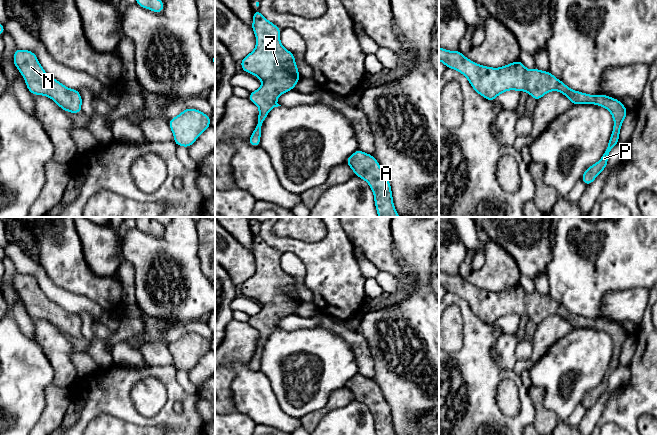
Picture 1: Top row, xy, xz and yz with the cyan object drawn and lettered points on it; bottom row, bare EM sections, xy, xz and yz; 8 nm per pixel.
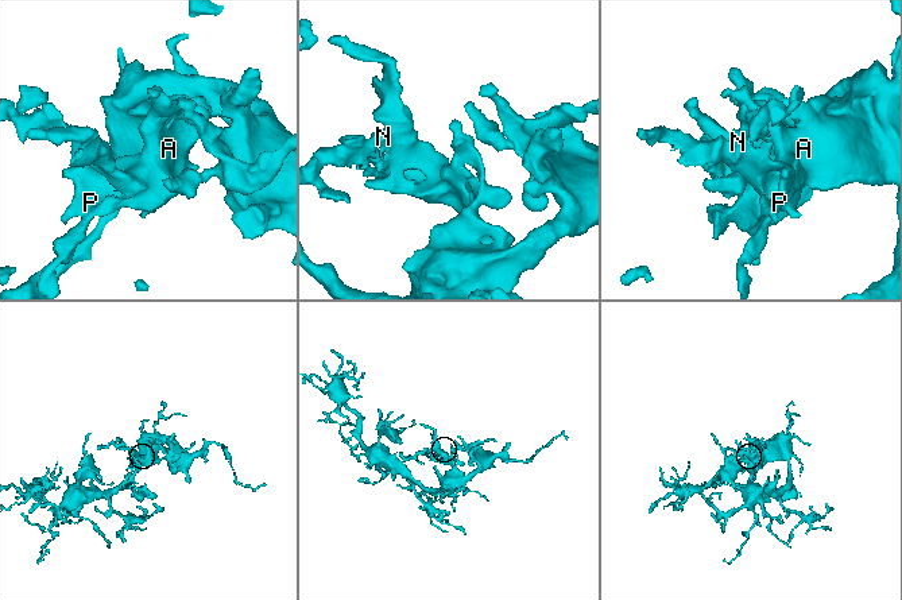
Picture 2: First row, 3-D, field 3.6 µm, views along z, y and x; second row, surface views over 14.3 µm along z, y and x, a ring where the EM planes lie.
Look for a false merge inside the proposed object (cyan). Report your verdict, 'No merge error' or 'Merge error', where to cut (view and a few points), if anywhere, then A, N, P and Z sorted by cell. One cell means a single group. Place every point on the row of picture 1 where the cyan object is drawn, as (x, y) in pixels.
No merge error. No split. Groups: A N P Z

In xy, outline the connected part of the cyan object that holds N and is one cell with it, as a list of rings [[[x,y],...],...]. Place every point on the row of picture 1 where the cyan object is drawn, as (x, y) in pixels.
[[[16,49],[12,60],[24,77],[30,93],[49,97],[66,112],[75,114],[82,112],[80,92],[50,77],[40,65],[34,52]]]

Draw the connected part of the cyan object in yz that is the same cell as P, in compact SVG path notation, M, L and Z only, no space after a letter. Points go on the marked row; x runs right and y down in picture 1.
M439 47L439 61L443 62L446 68L462 73L471 87L489 101L494 101L499 94L509 90L527 91L536 101L550 91L558 91L566 96L572 105L595 104L606 108L614 120L608 146L601 159L584 171L581 180L589 186L606 168L610 151L619 142L620 129L628 113L620 100L602 94L589 95L574 91L549 70L528 70L519 60L499 68L486 67L466 58L459 50L449 51Z

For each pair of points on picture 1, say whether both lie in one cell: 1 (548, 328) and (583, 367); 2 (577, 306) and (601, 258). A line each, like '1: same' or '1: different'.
1: different
2: same

